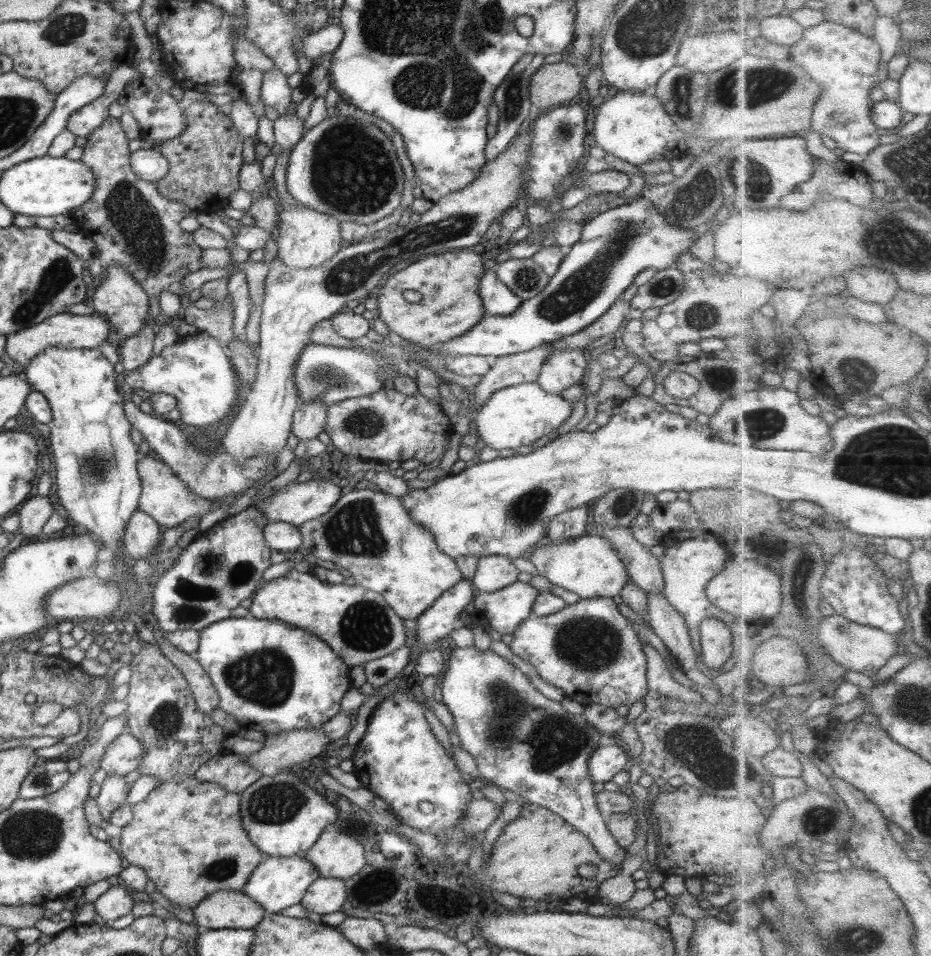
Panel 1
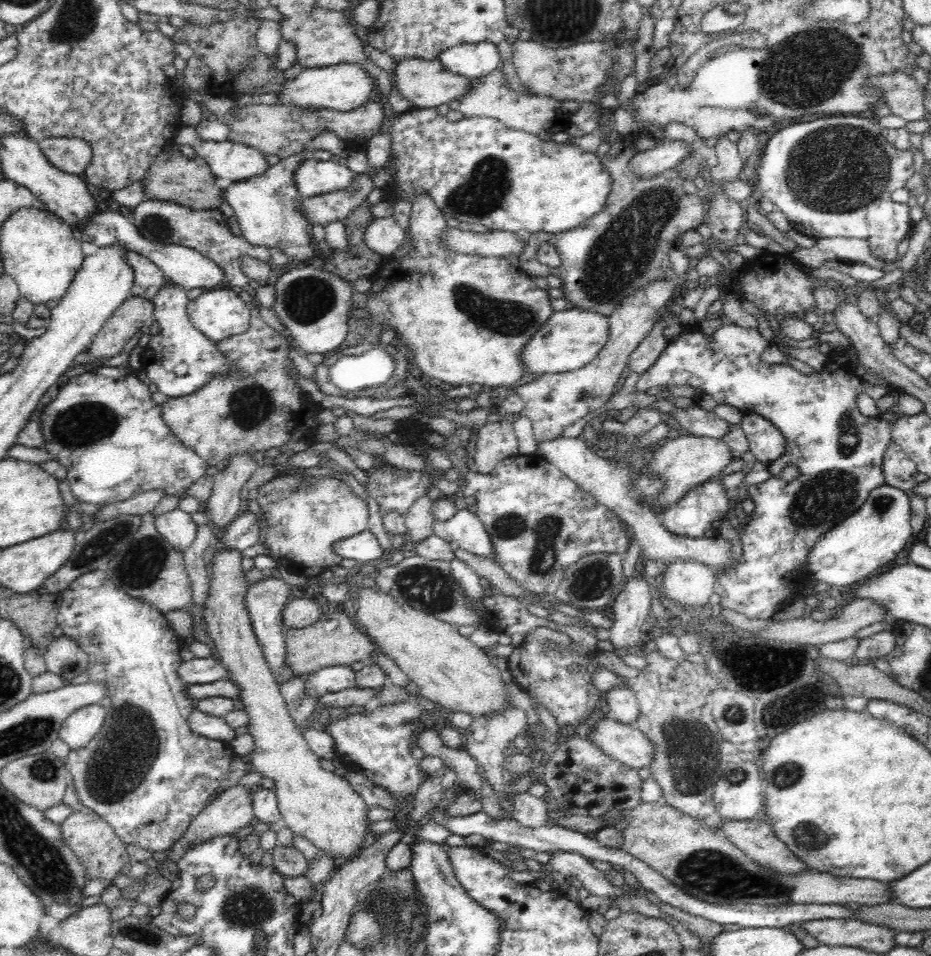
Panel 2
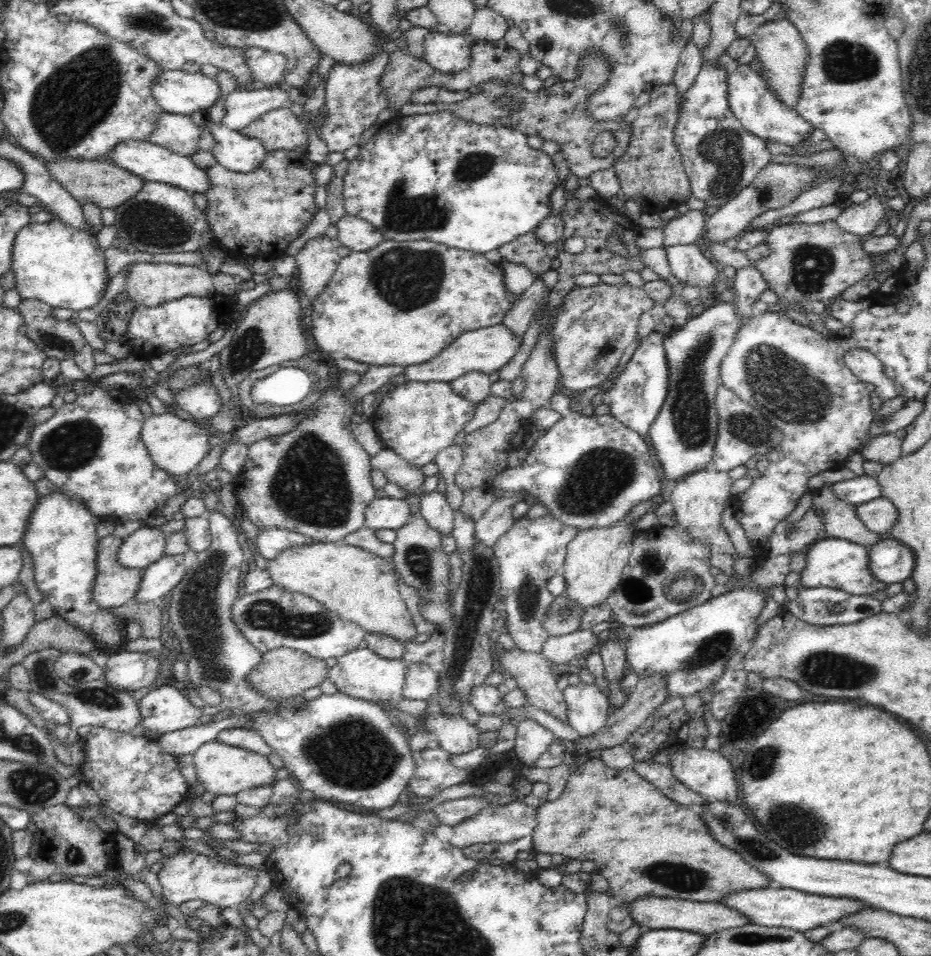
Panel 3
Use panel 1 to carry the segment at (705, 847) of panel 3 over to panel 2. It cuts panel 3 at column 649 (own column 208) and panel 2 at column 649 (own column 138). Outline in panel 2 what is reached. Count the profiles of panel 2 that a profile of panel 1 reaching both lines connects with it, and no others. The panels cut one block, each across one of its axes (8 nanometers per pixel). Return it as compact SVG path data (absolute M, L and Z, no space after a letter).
M640 802L638 806L620 812L626 828L621 830L621 841L617 846L620 850L631 854L634 858L645 862L658 874L667 878L674 886L680 887L686 894L710 904L862 904L882 905L893 902L891 890L886 882L864 879L839 877L830 872L806 869L798 874L786 875L764 868L752 858L746 856L735 844L732 844L720 829L712 829L702 821L688 816L676 807L666 804Z

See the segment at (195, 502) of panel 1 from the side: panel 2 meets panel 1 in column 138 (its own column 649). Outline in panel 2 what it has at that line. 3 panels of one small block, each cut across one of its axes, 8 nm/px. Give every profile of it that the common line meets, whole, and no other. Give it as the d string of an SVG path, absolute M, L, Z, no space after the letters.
M683 432L677 435L672 434L655 448L653 457L643 468L645 472L651 472L653 476L661 476L665 480L661 493L647 508L650 511L668 509L692 487L698 486L701 482L706 482L711 476L719 475L735 457L736 455L732 453L731 448L722 439L688 435Z

